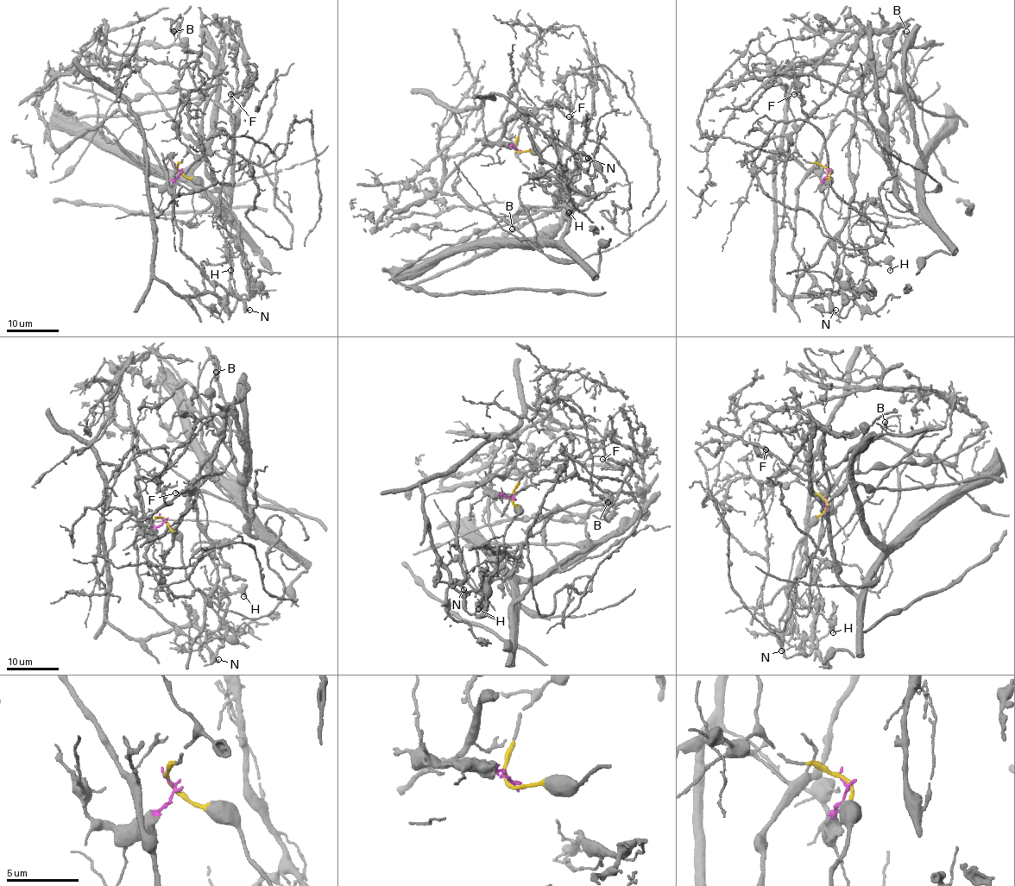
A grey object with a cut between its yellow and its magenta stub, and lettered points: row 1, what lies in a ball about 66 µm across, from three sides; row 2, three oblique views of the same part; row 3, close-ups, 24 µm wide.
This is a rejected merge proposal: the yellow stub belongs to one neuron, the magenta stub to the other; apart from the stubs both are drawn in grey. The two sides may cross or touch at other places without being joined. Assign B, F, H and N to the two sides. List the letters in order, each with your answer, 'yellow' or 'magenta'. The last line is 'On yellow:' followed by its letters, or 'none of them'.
B: yellow
F: yellow
H: magenta
N: yellow
On yellow: B, F, N

